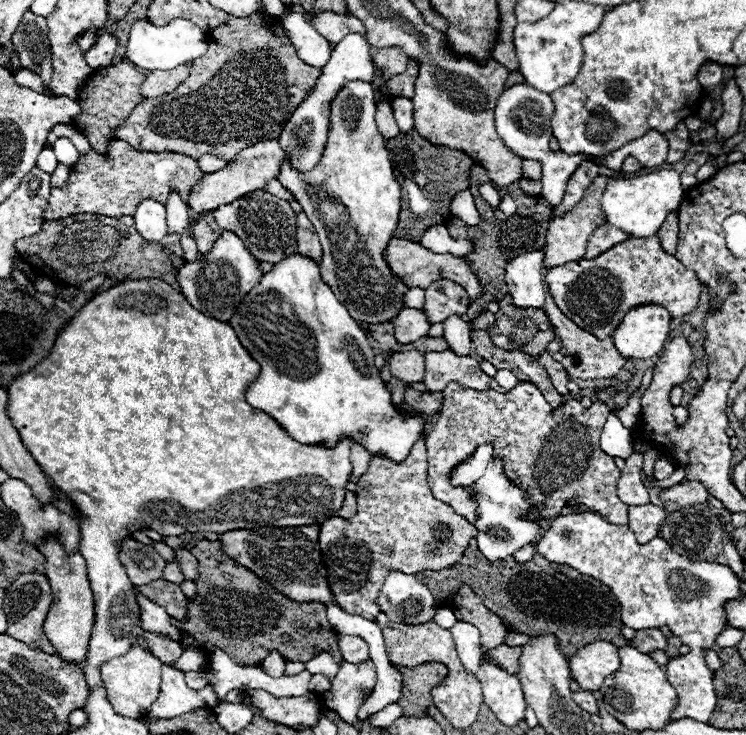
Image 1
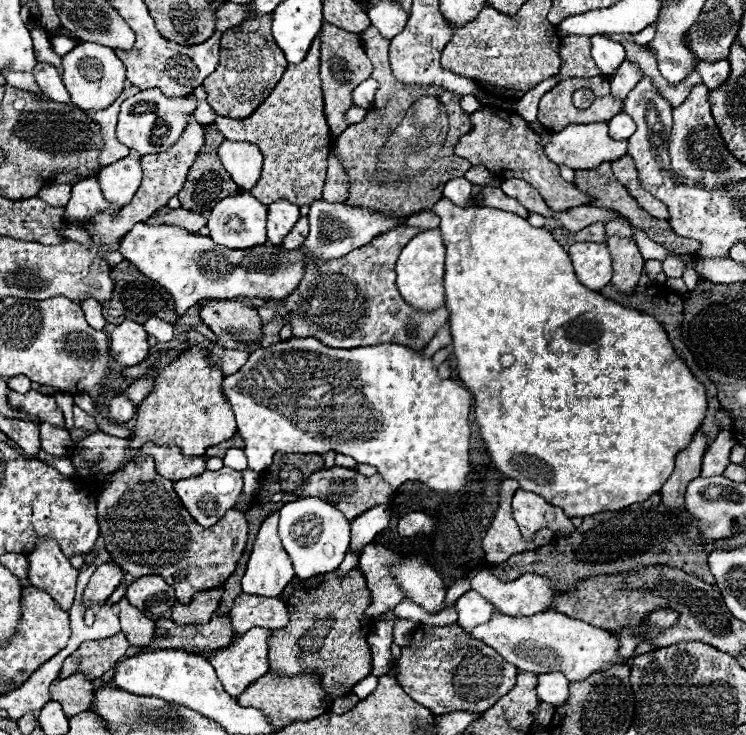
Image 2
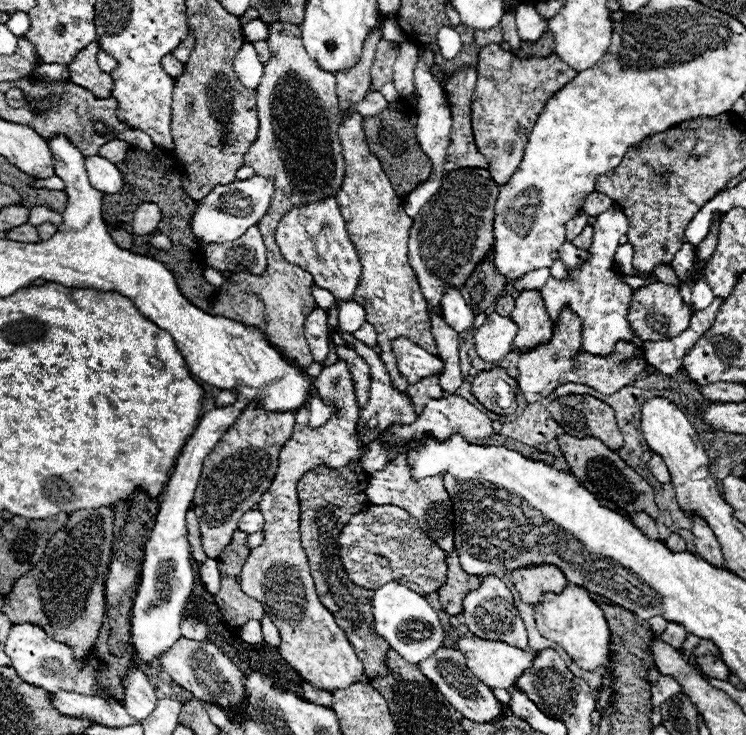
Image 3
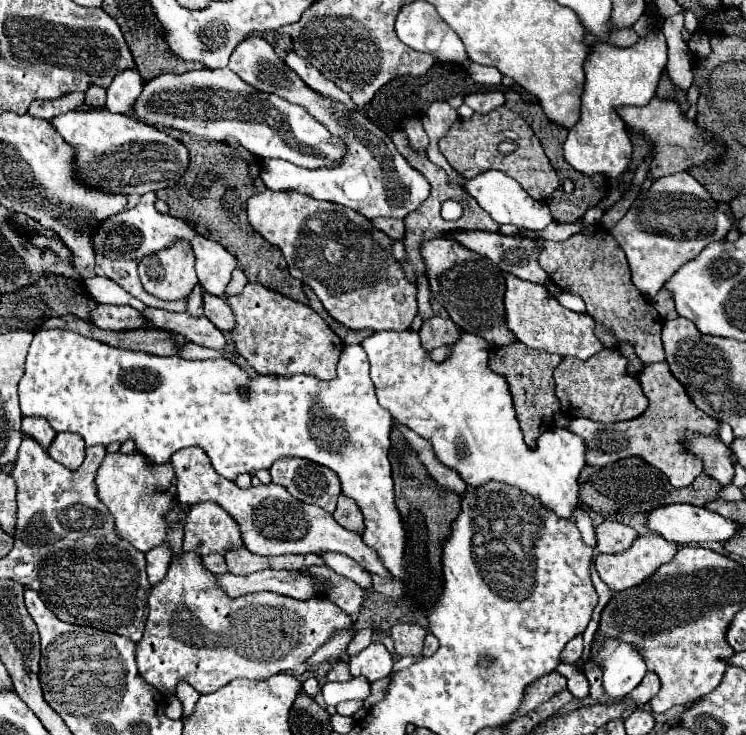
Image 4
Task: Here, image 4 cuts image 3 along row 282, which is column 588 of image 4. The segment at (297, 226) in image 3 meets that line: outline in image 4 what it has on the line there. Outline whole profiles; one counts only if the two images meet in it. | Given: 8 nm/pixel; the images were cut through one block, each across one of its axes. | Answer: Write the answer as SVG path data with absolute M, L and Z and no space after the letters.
M506 274L504 308L506 308L508 330L512 330L512 334L528 348L546 350L560 356L574 356L580 360L588 360L590 356L602 350L600 340L594 336L592 316L566 310L544 286L524 282L522 278Z

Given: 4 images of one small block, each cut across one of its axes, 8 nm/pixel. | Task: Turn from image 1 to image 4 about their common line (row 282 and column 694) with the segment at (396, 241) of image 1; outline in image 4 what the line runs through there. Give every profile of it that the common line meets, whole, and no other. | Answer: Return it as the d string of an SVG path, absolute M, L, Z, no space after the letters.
M666 362L648 364L644 372L638 374L638 382L642 384L642 390L646 390L646 398L650 402L642 416L616 424L600 424L600 422L590 422L588 418L572 418L568 430L584 438L586 464L590 466L602 468L610 462L636 456L658 468L672 486L686 488L702 472L702 462L694 454L688 454L688 450L680 444L680 438L684 436L684 432L690 430L700 434L716 434L718 420L710 418L708 414L704 414L692 404L684 386L670 374Z

